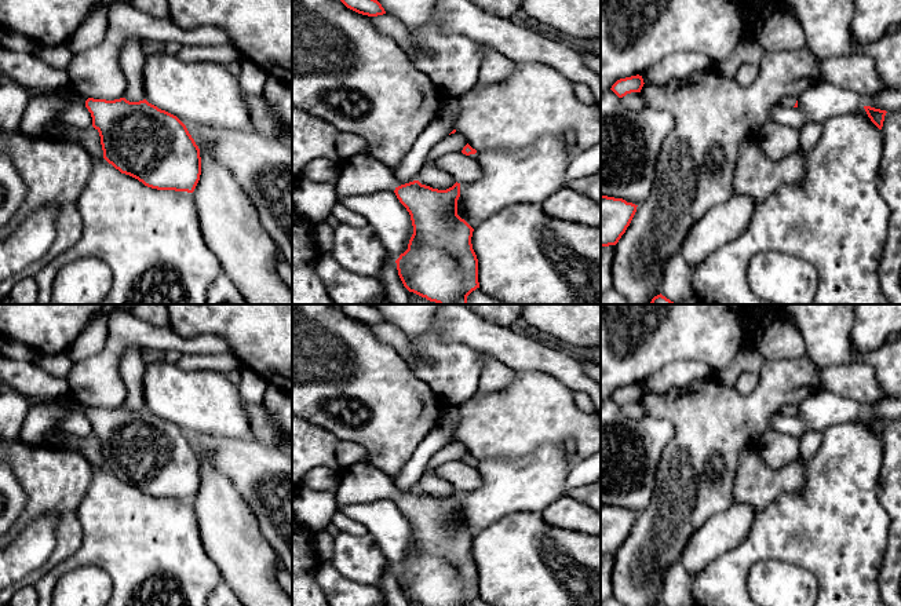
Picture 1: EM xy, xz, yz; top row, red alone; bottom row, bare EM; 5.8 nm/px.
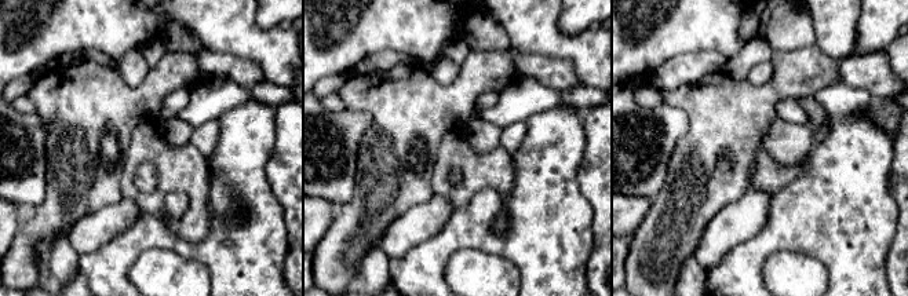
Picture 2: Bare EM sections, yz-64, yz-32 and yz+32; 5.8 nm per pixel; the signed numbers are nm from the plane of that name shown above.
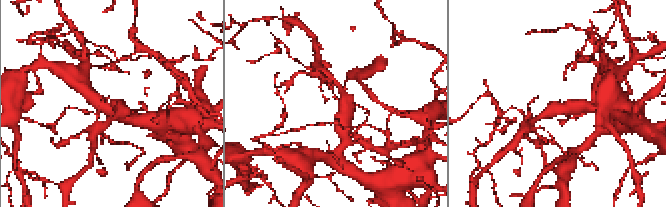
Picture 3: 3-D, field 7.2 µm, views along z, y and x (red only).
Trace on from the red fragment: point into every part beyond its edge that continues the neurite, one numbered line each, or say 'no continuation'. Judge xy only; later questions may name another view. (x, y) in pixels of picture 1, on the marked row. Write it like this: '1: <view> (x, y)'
no continuation

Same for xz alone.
1: xz (363, 174)

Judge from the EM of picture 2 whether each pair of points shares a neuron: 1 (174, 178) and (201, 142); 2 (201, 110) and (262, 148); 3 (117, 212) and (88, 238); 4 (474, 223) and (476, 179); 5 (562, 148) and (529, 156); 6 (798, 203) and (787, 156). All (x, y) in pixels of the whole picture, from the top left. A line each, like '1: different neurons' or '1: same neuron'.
1: different neurons
2: different neurons
3: same neuron
4: different neurons
5: same neuron
6: different neurons

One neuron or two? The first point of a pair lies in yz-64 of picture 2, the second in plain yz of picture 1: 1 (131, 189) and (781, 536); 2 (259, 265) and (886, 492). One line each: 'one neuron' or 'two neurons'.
1: two neurons
2: two neurons

